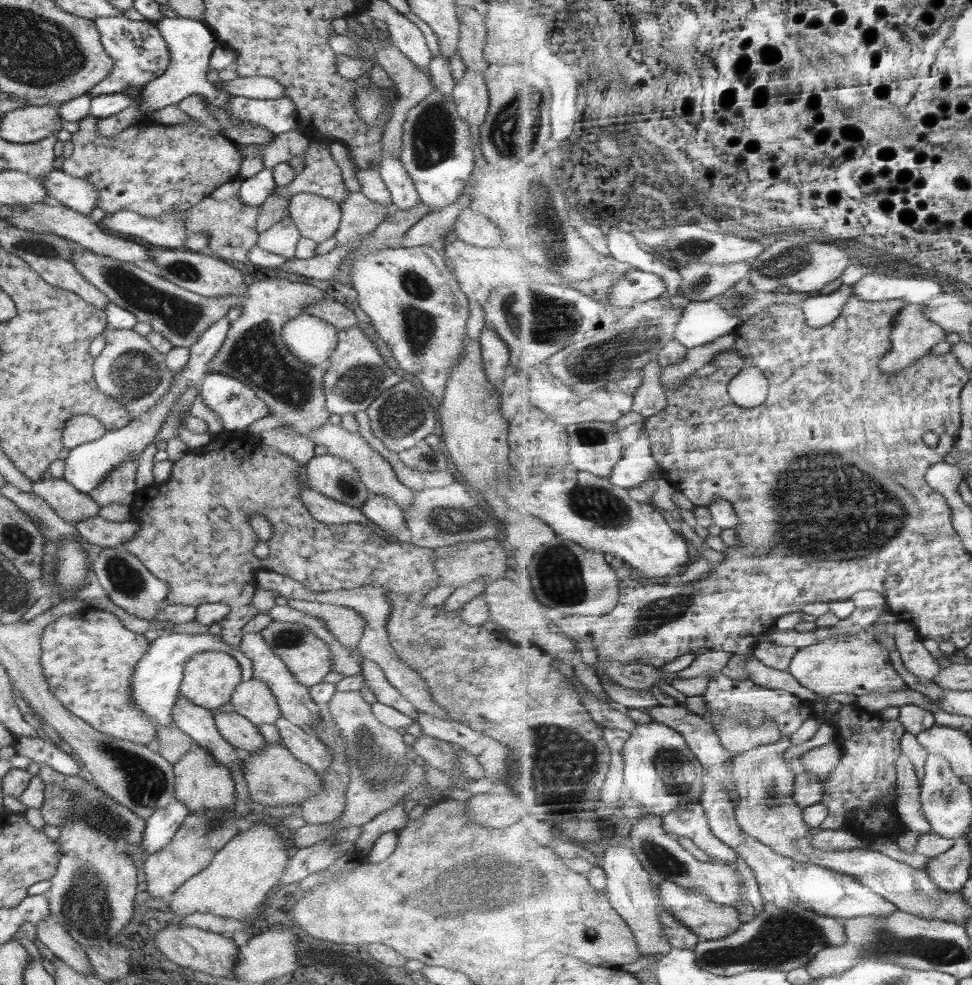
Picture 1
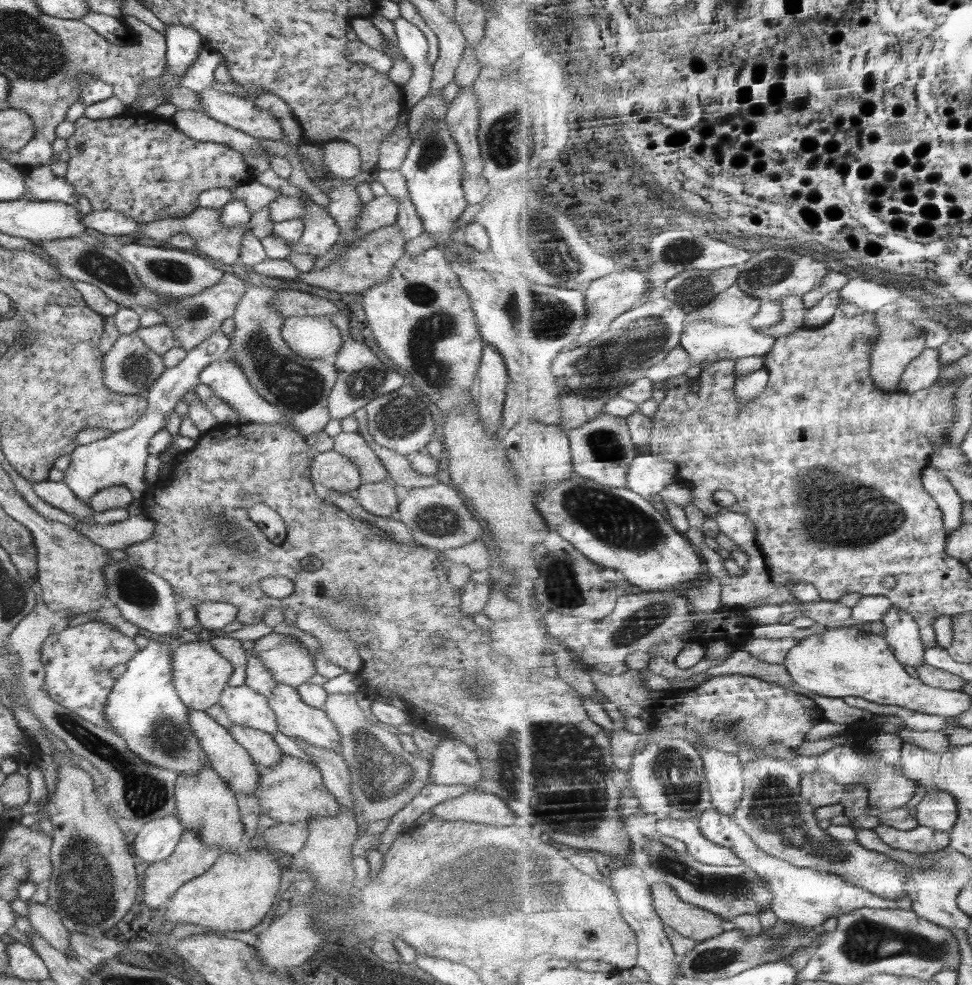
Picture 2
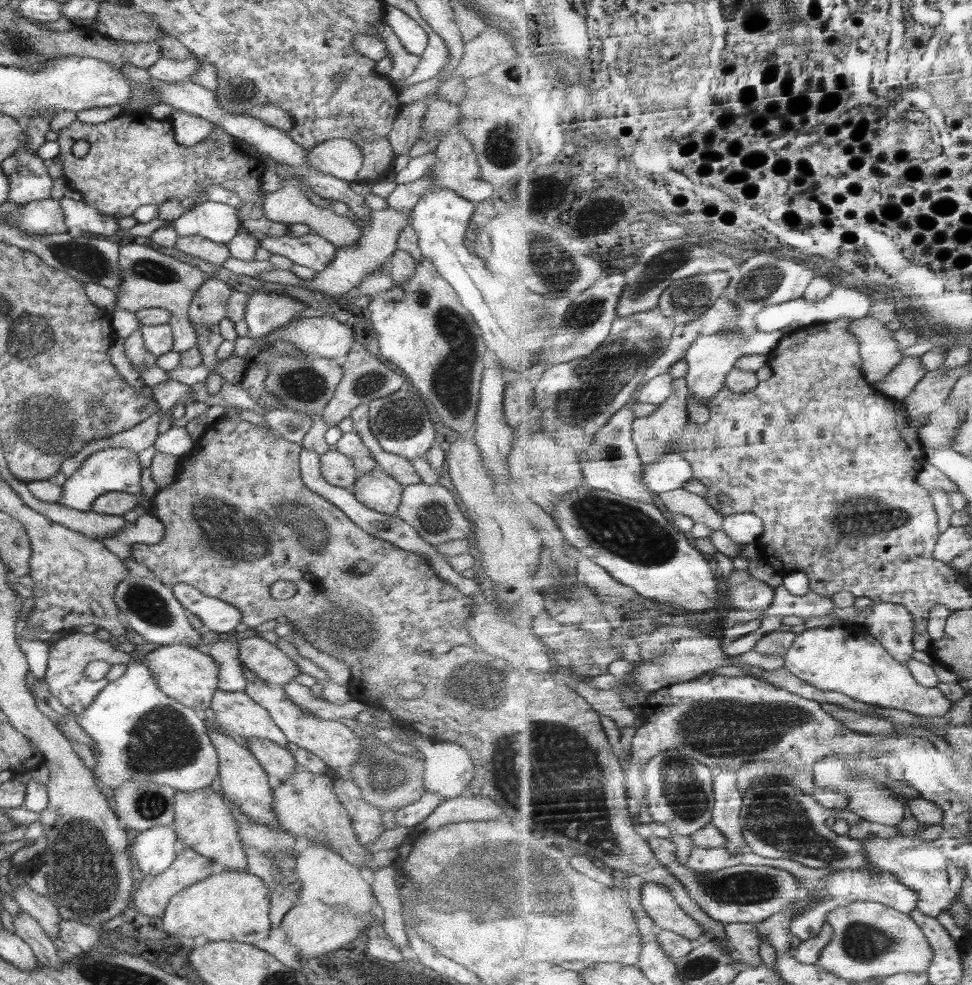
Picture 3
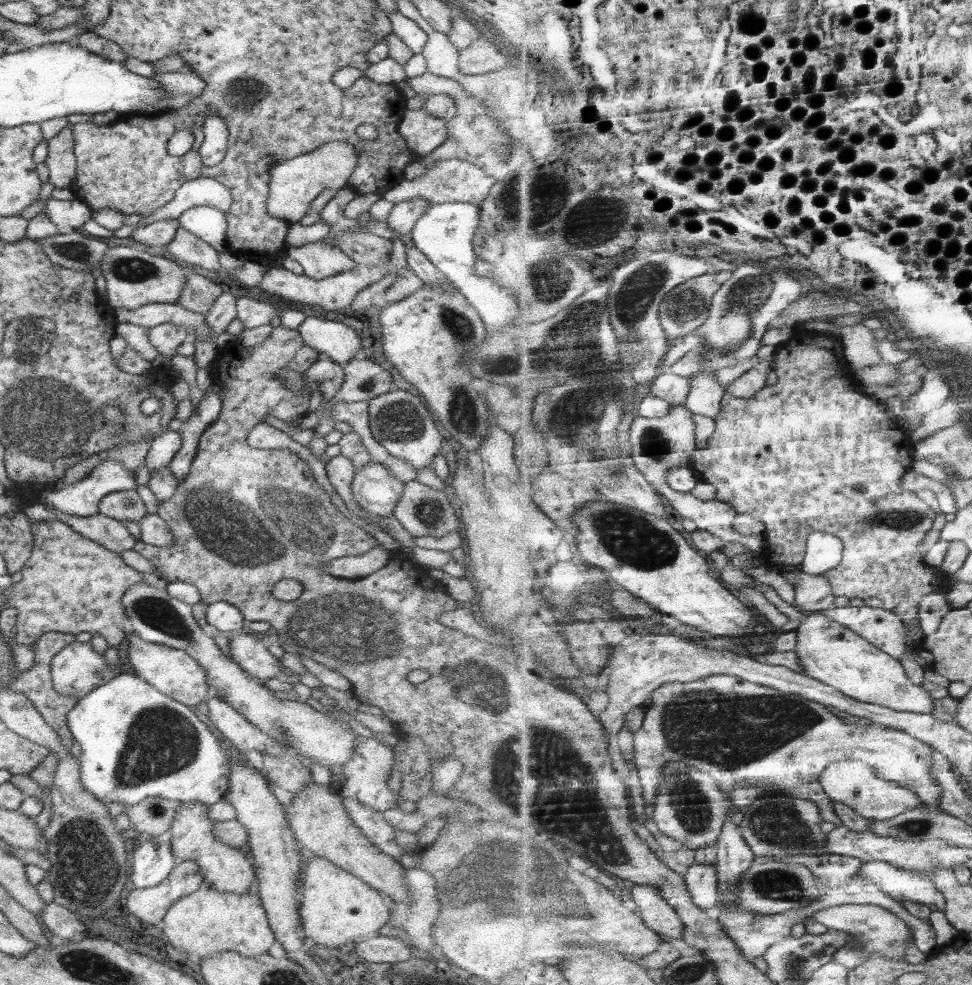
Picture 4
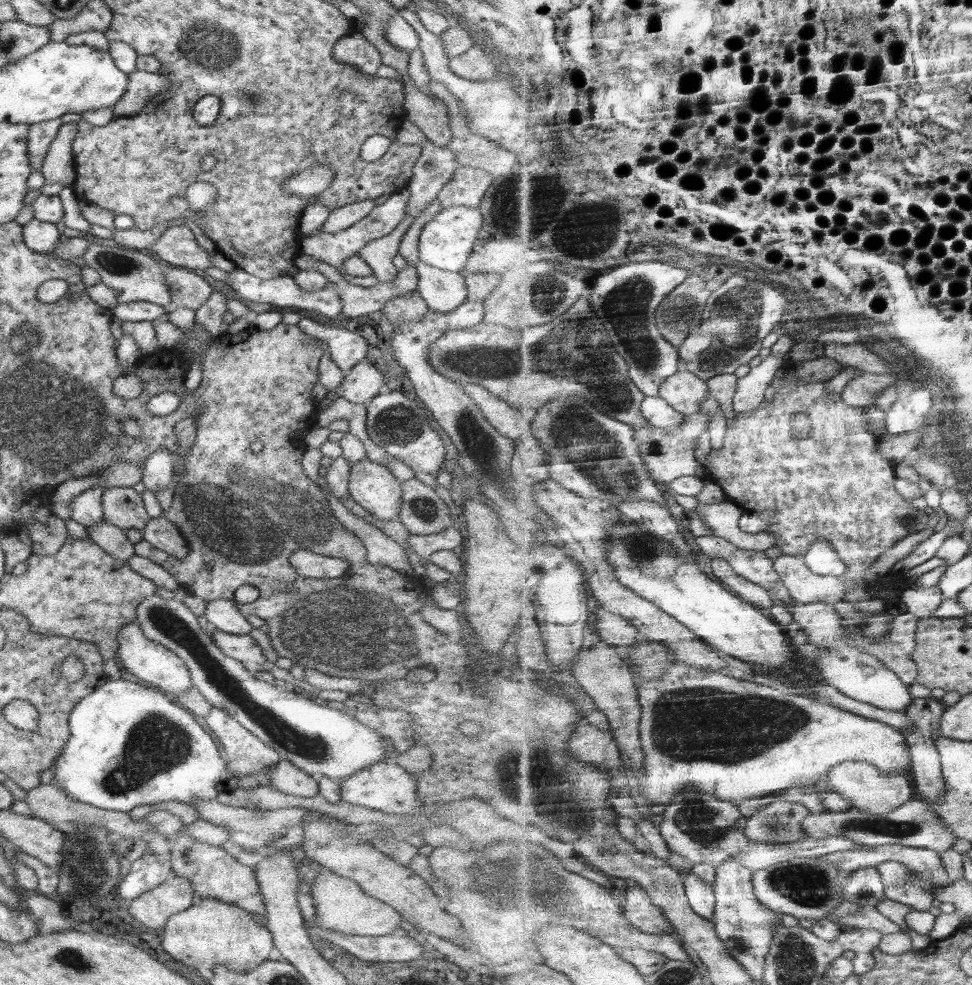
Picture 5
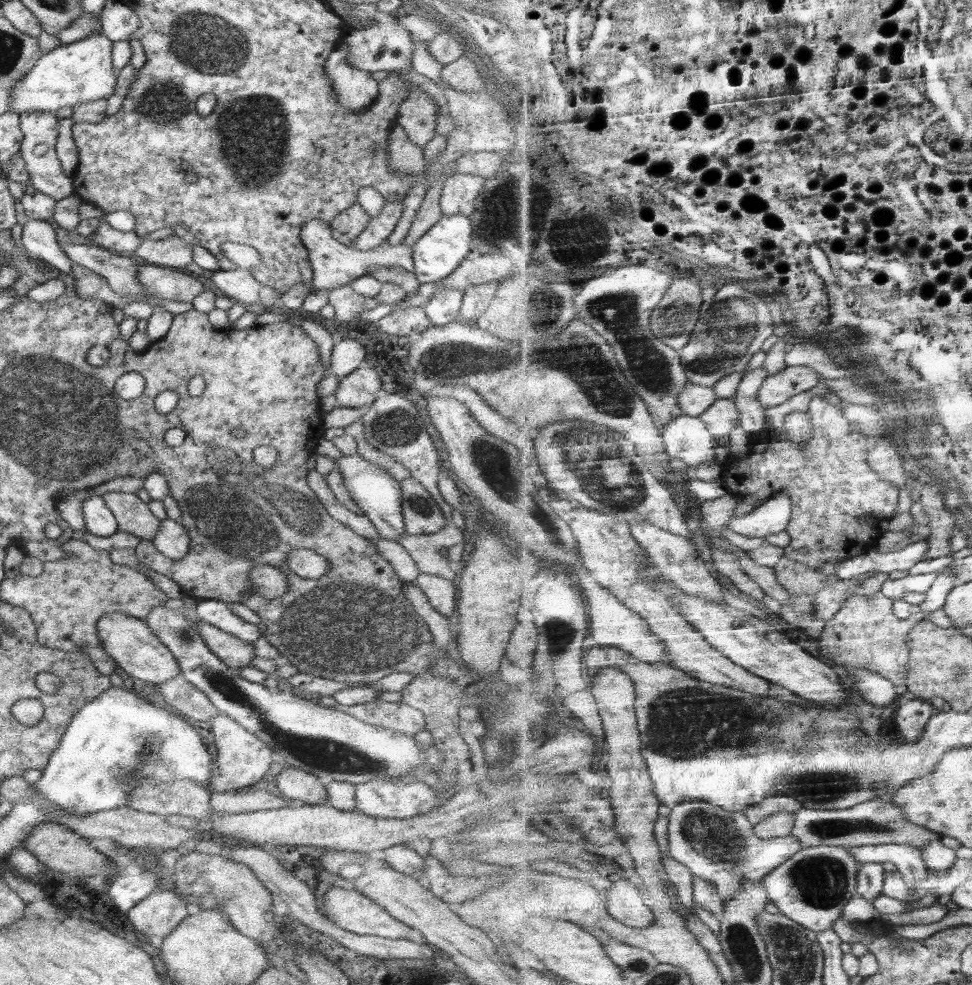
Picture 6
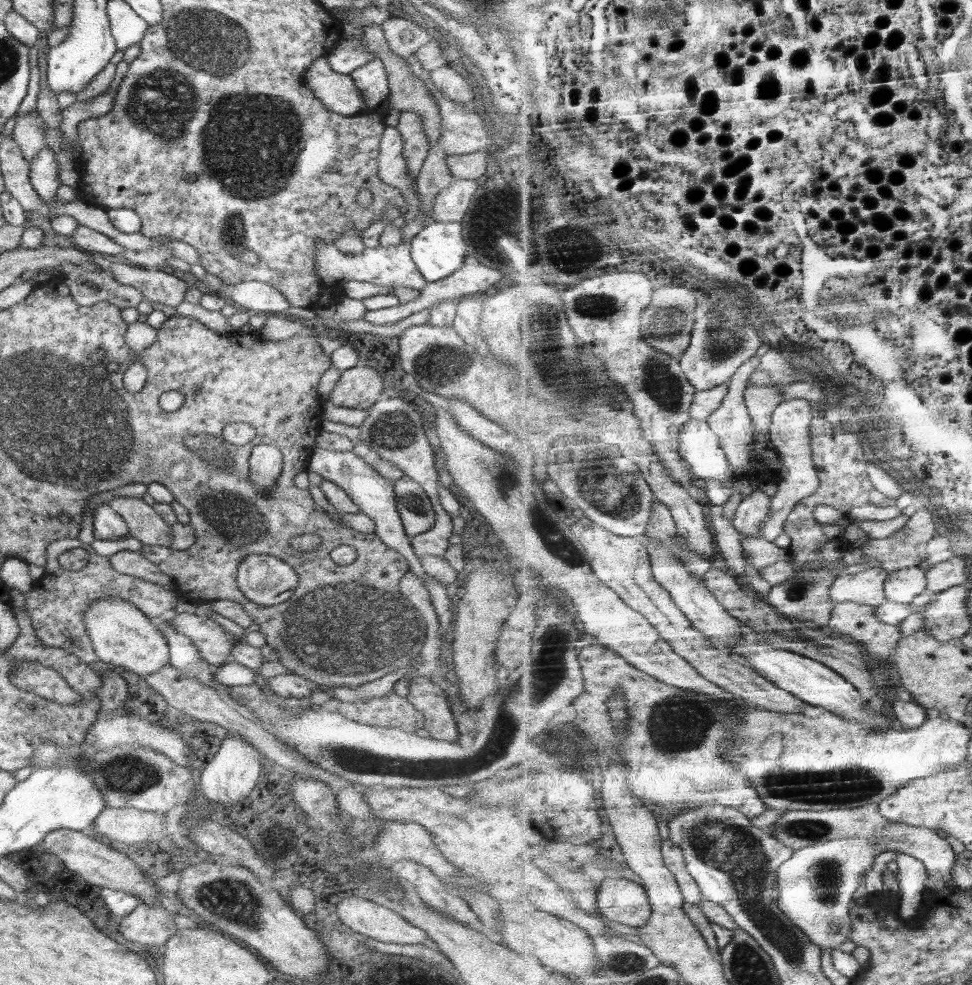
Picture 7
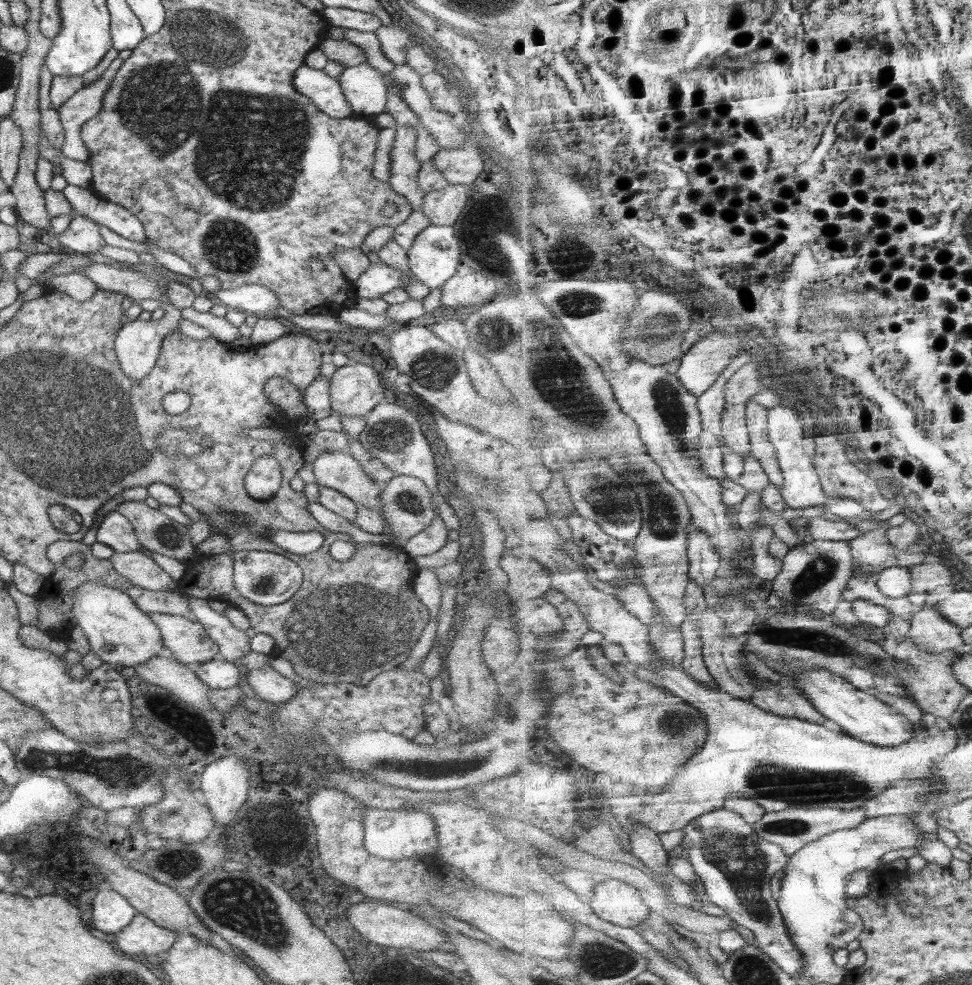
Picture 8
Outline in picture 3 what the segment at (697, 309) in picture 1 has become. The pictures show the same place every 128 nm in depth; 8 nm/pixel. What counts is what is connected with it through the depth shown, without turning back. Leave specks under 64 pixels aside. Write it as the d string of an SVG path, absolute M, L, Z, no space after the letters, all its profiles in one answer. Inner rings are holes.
M729 330L726 333L717 333L714 335L703 335L692 344L692 349L686 356L689 361L690 371L687 377L689 389L694 395L696 403L702 403L705 406L710 400L716 399L720 391L726 387L727 379L736 366L736 362L742 357L754 356L754 354L770 354L779 349L783 338L786 337L782 330L777 332L759 331L754 337L746 337L742 333Z

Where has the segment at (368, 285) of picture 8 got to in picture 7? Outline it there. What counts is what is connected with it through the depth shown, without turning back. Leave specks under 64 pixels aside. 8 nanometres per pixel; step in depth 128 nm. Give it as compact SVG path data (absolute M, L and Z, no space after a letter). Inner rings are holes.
M317 240L317 275L321 283L336 285L337 288L344 288L350 281L371 282L378 286L402 286L402 288L413 288L423 290L427 280L420 274L417 266L411 257L411 243L400 241L398 246L382 246L365 248L360 254L344 254L339 251L335 243L328 244L323 240Z

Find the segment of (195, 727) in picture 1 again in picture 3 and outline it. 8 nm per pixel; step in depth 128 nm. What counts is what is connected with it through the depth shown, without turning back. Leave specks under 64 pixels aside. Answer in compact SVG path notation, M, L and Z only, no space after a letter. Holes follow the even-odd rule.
M207 722L207 733L215 746L218 755L218 786L228 802L236 804L240 811L252 818L255 824L280 828L273 809L273 792L268 783L267 772L260 766L256 757L249 751L236 743L232 737L217 729L212 723Z

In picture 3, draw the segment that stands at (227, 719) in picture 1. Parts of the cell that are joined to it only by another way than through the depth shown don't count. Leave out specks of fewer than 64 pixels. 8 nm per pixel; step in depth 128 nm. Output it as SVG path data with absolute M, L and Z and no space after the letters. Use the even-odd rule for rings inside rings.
M248 738L248 743L249 751L256 757L260 766L280 782L286 782L286 779L295 771L297 762L287 748L278 746L267 738Z

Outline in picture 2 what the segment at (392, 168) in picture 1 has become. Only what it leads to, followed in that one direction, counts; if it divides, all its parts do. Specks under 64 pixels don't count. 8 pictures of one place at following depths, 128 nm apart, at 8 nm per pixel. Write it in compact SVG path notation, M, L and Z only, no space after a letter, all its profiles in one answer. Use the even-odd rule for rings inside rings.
M376 169L376 176L375 180L383 184L387 193L399 202L395 224L400 227L404 238L410 240L425 232L416 207L411 201L406 179L399 174L399 170Z

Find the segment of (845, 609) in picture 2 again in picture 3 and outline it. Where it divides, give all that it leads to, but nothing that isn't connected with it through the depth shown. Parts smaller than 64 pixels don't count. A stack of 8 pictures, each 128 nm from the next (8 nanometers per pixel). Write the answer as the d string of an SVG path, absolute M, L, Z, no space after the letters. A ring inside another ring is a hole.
M782 585L775 588L774 596L776 596L774 604L767 608L759 618L724 629L723 635L728 641L733 641L756 631L761 627L762 621L766 617L772 618L772 616L783 617L788 615L810 618L810 616L828 616L834 609L838 609L831 597L827 597L814 590L805 595L797 596Z

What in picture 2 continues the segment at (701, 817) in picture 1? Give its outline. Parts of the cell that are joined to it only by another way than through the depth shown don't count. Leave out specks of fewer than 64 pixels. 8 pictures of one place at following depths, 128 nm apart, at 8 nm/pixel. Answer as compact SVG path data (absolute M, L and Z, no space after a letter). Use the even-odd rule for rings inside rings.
M688 818L685 820L664 820L658 822L662 834L670 834L690 844L690 854L704 864L716 866L738 866L744 864L744 859L734 850L712 843L702 833L701 818Z

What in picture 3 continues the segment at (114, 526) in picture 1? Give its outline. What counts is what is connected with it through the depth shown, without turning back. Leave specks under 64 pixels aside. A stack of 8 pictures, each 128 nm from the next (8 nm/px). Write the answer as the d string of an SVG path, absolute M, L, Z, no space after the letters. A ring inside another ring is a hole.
M150 511L140 514L134 523L127 522L122 530L113 536L103 538L102 542L118 558L122 548L128 550L133 544L158 544L165 537L164 523Z

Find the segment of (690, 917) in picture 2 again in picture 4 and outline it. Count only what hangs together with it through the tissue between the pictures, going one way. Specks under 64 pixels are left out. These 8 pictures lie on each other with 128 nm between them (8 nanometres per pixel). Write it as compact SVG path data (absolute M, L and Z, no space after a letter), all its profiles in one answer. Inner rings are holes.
M637 885L633 891L634 904L650 928L673 938L684 936L687 928L683 926L677 908L674 908L655 886Z

